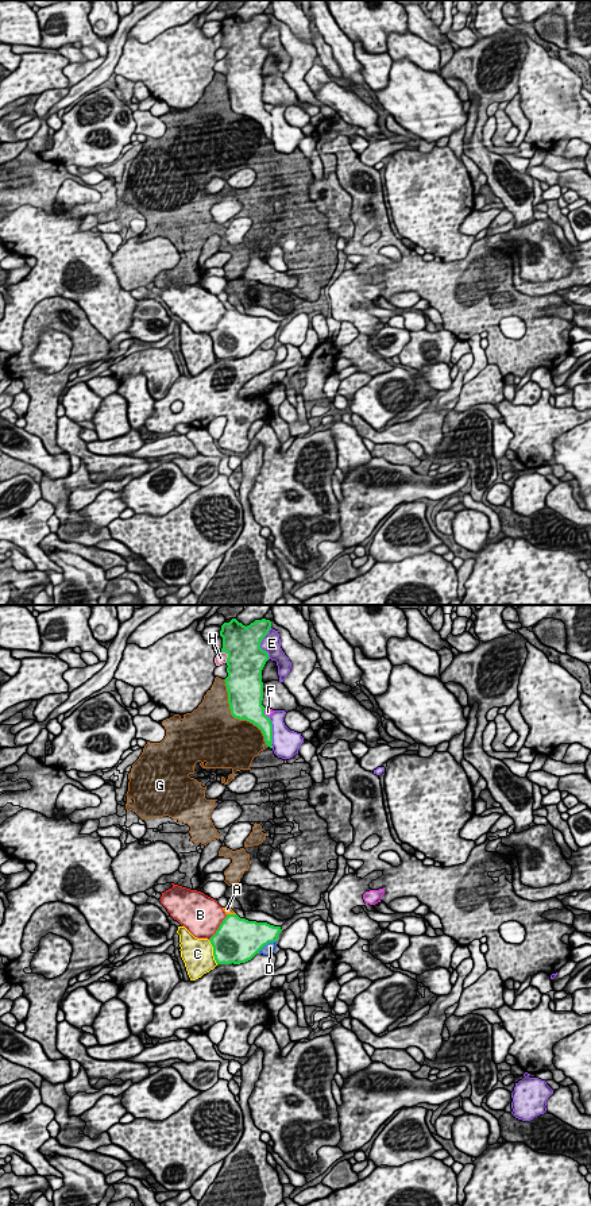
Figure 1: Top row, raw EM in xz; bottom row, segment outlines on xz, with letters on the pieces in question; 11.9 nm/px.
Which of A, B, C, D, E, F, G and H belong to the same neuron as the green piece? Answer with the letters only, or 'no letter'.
no letter

